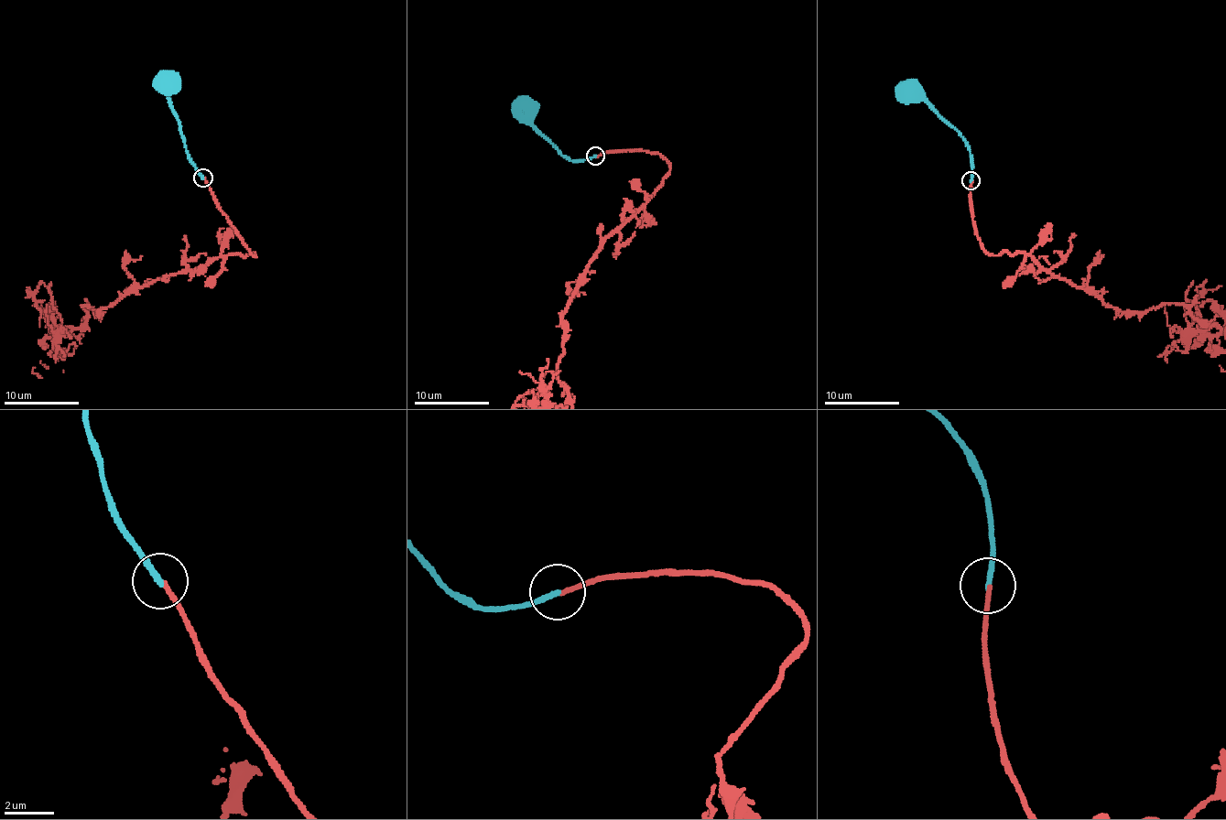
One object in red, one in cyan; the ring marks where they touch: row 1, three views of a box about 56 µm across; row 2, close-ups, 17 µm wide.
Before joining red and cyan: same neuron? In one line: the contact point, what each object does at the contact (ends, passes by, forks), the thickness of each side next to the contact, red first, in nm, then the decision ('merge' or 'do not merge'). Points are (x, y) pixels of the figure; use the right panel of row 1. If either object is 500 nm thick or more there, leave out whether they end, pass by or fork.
(971, 180) | red ends | cyan ends | 170/220 nm | merge

